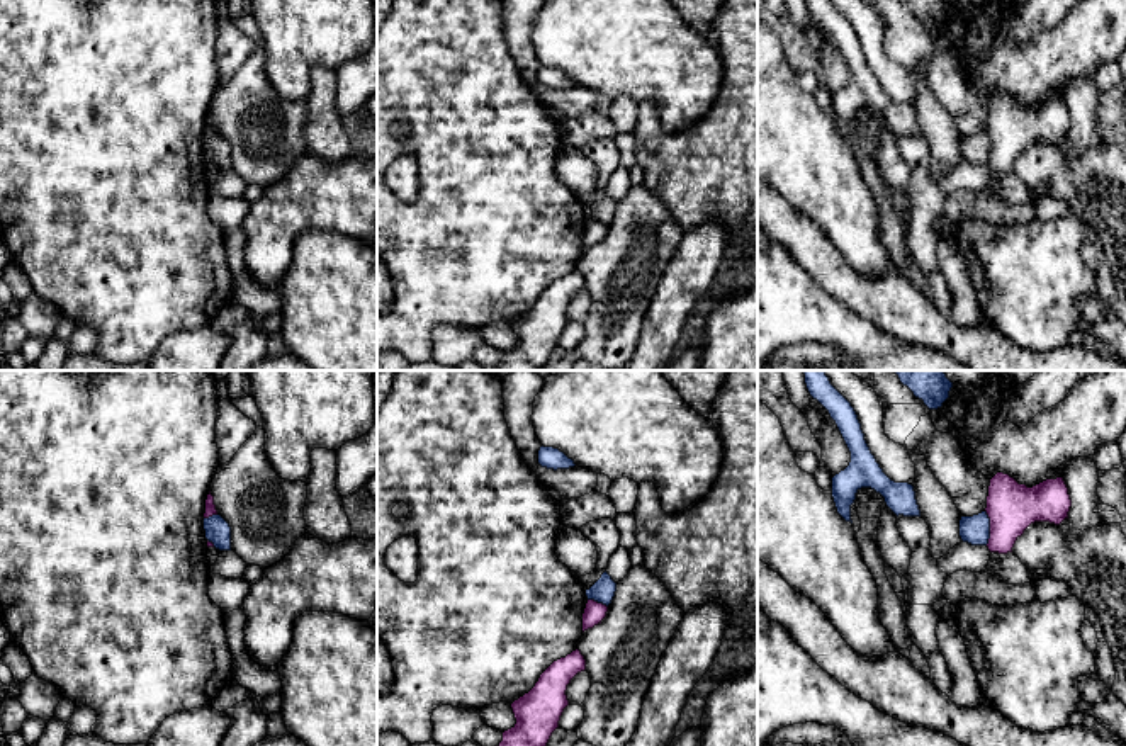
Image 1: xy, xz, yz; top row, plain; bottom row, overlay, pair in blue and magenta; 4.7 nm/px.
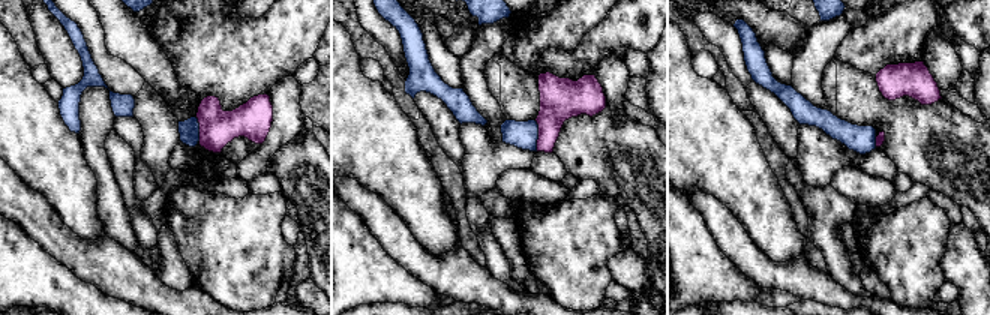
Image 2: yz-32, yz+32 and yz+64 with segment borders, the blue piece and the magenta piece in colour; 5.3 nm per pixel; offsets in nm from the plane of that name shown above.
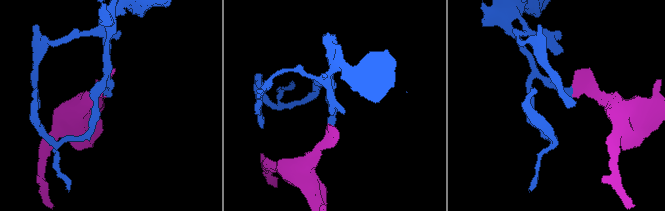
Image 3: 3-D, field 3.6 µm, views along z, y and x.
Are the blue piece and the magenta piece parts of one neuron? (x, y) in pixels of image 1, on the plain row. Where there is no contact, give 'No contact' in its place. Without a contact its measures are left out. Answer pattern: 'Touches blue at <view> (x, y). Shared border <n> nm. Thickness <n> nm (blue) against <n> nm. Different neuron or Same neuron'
Touches blue at yz (989, 146). Shared border 170 nm. Thickness 140 nm (blue) against 240 nm. Different neuron

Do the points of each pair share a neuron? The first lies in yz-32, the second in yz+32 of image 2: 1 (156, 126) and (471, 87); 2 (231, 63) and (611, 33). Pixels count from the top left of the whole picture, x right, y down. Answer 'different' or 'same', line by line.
1: same
2: same

